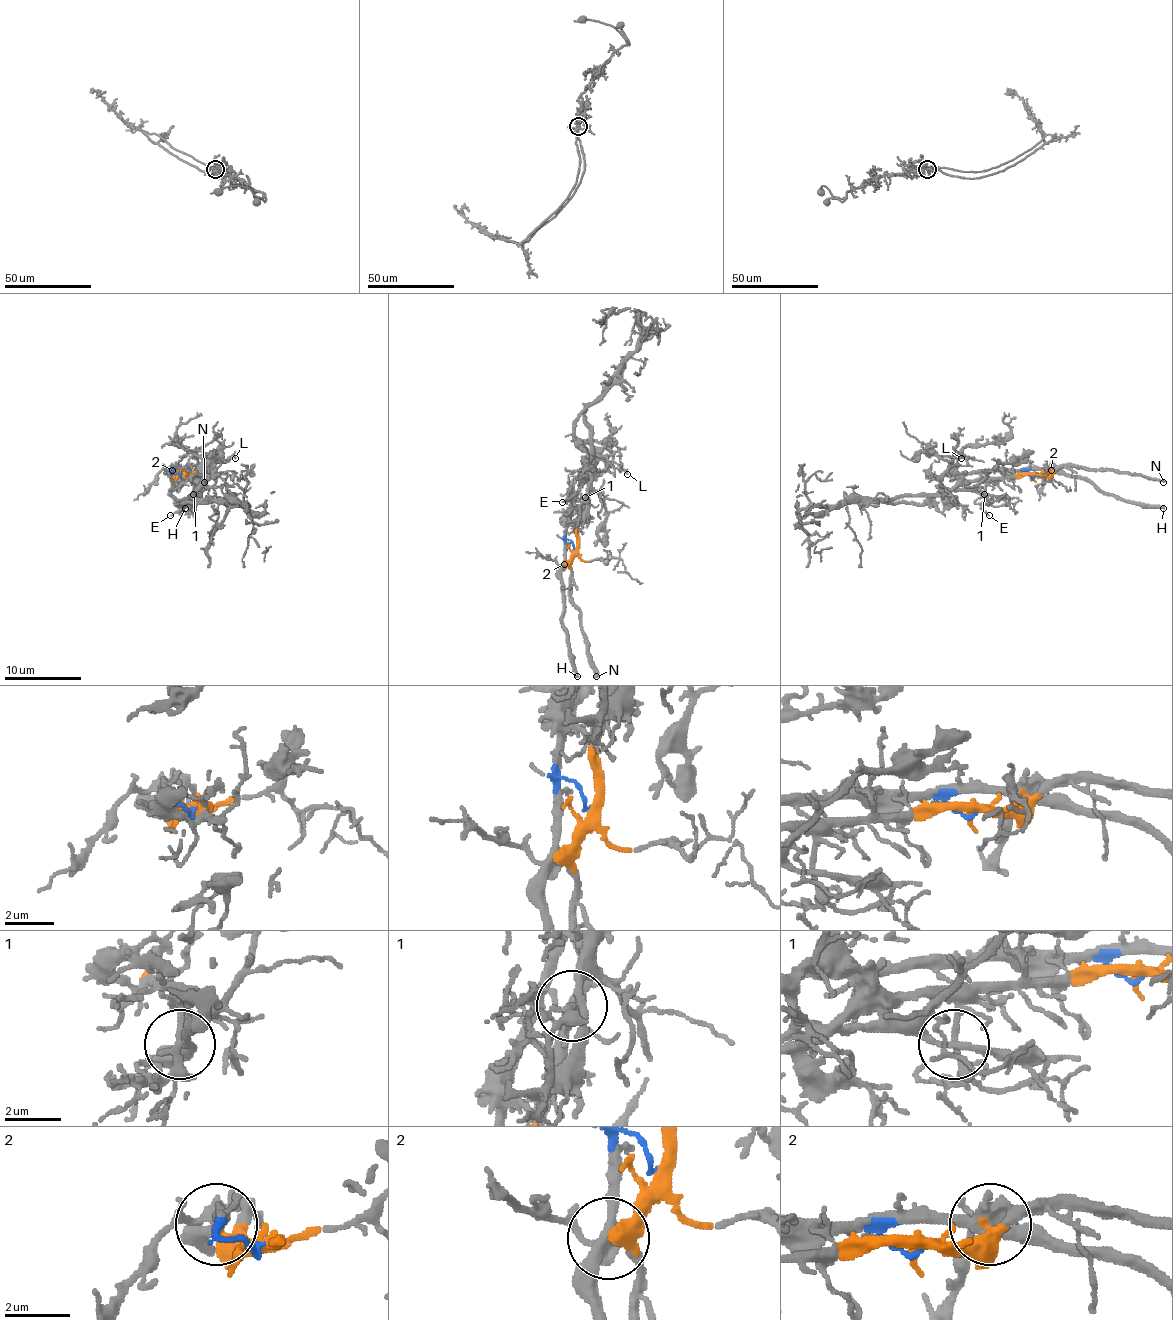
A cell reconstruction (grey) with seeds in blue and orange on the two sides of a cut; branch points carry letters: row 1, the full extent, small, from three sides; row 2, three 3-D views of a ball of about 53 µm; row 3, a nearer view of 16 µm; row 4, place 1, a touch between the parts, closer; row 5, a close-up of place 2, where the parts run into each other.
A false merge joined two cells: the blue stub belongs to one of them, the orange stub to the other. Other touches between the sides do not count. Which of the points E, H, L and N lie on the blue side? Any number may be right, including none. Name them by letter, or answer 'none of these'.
H, L

